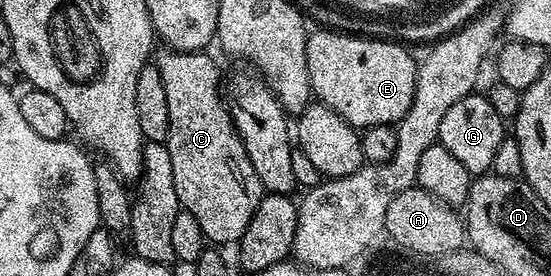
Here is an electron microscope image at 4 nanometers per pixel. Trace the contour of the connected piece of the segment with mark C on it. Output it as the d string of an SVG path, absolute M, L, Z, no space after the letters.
M165 49L162 52L161 56L160 54L156 56L155 65L167 89L167 117L169 118L167 146L171 153L175 193L179 197L183 210L191 213L195 221L199 221L199 229L203 229L206 240L210 244L236 244L243 237L247 225L251 225L251 217L263 198L263 188L251 165L246 140L239 137L233 119L229 115L229 108L223 98L223 75L221 79L220 73L217 72L216 61L205 51Z

